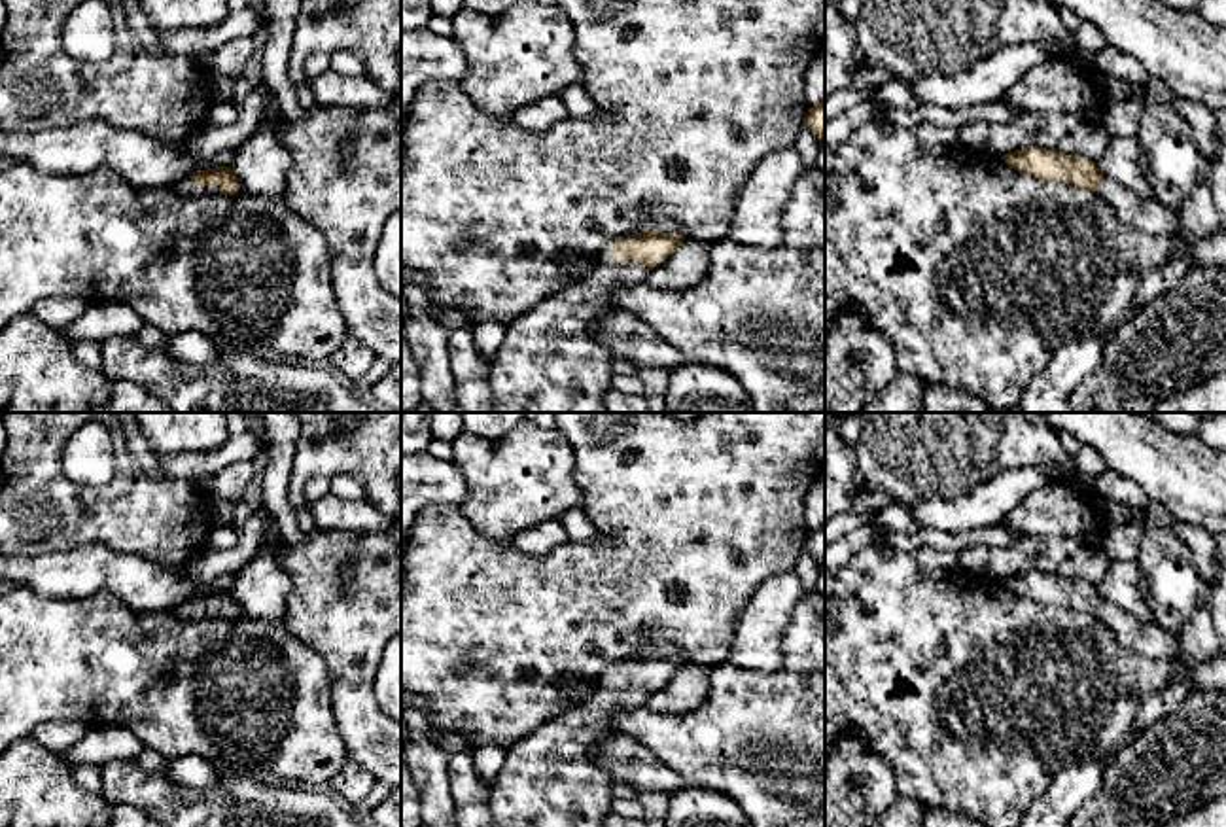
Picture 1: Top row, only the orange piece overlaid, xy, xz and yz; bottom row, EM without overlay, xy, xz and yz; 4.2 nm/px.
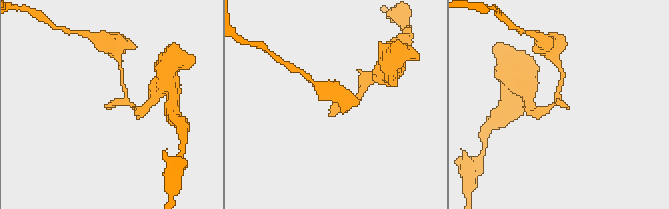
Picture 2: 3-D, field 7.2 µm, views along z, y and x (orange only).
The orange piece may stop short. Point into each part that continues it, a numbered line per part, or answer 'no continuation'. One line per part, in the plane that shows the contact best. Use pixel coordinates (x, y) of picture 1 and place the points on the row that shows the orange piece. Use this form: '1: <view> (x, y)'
1: xz (551, 362)

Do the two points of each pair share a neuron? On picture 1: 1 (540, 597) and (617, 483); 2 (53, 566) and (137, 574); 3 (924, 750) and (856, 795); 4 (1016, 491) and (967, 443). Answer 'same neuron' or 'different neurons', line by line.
1: same neuron
2: same neuron
3: different neurons
4: different neurons

